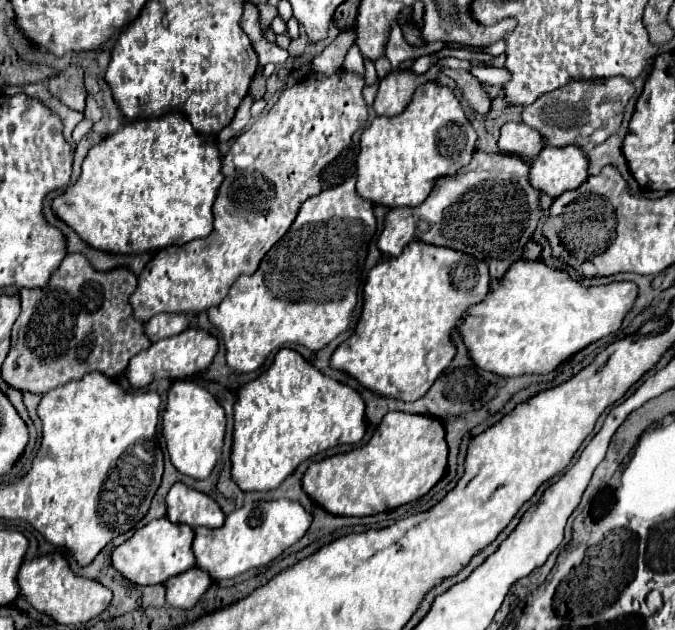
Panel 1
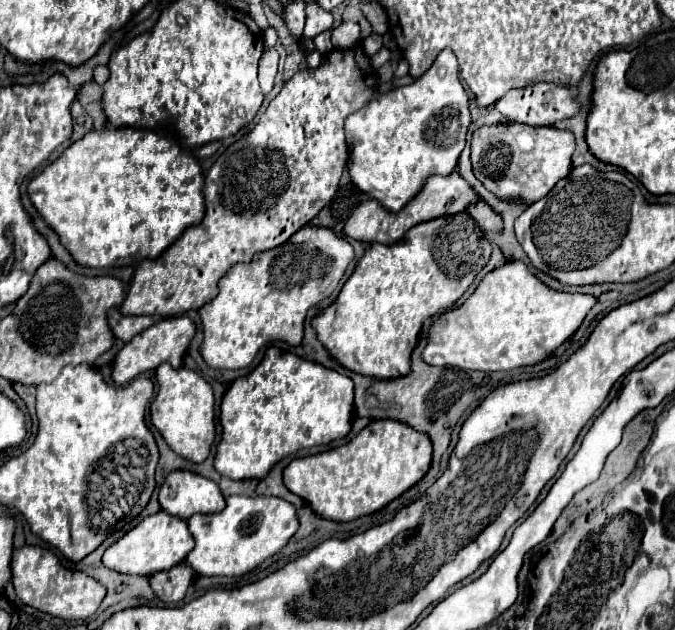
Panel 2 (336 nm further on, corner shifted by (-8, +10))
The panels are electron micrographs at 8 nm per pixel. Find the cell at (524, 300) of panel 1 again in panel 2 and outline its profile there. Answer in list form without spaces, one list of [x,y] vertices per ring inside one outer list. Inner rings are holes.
[[[506,262],[486,274],[474,294],[430,326],[424,360],[432,366],[458,366],[464,370],[514,370],[532,366],[562,346],[584,322],[596,304],[592,294],[560,292],[540,282],[524,262]]]

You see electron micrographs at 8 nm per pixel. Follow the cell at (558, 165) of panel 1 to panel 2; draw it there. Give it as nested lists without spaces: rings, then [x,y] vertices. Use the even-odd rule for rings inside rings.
[[[522,124],[482,126],[472,136],[474,176],[500,198],[536,202],[572,170],[574,134],[558,128],[534,128]]]

